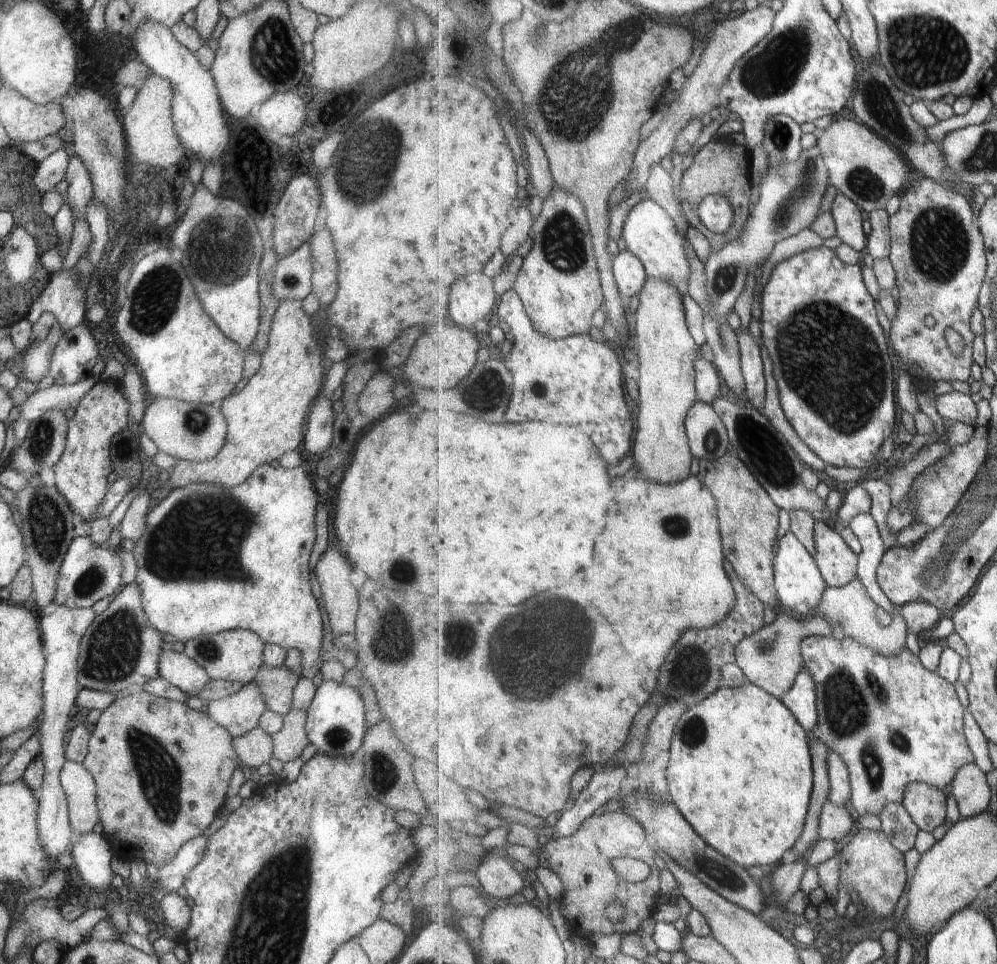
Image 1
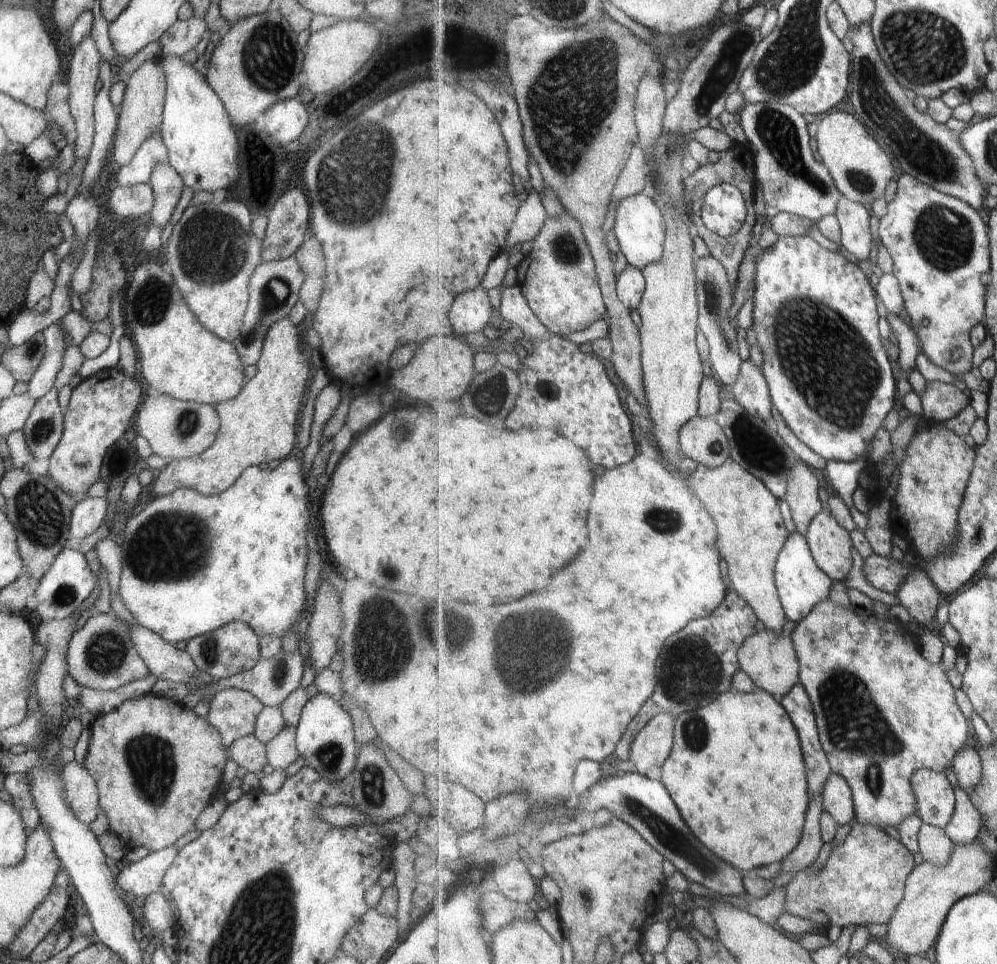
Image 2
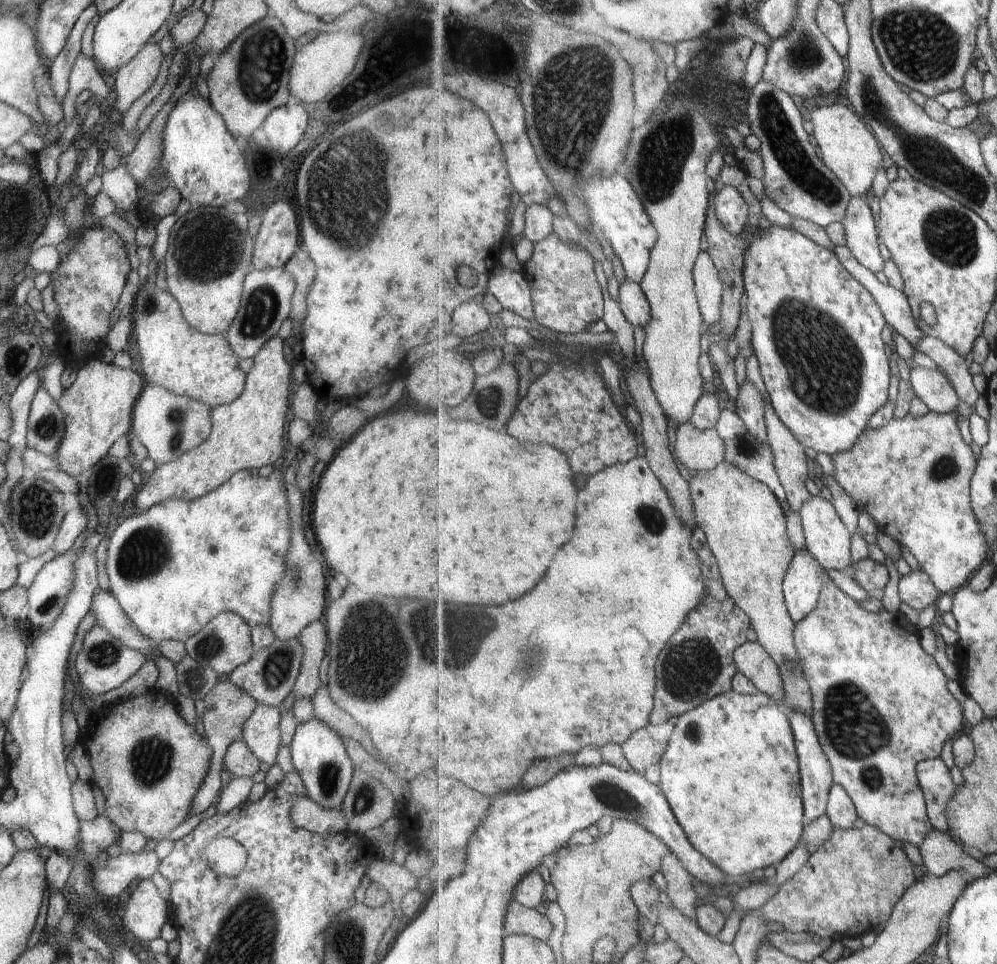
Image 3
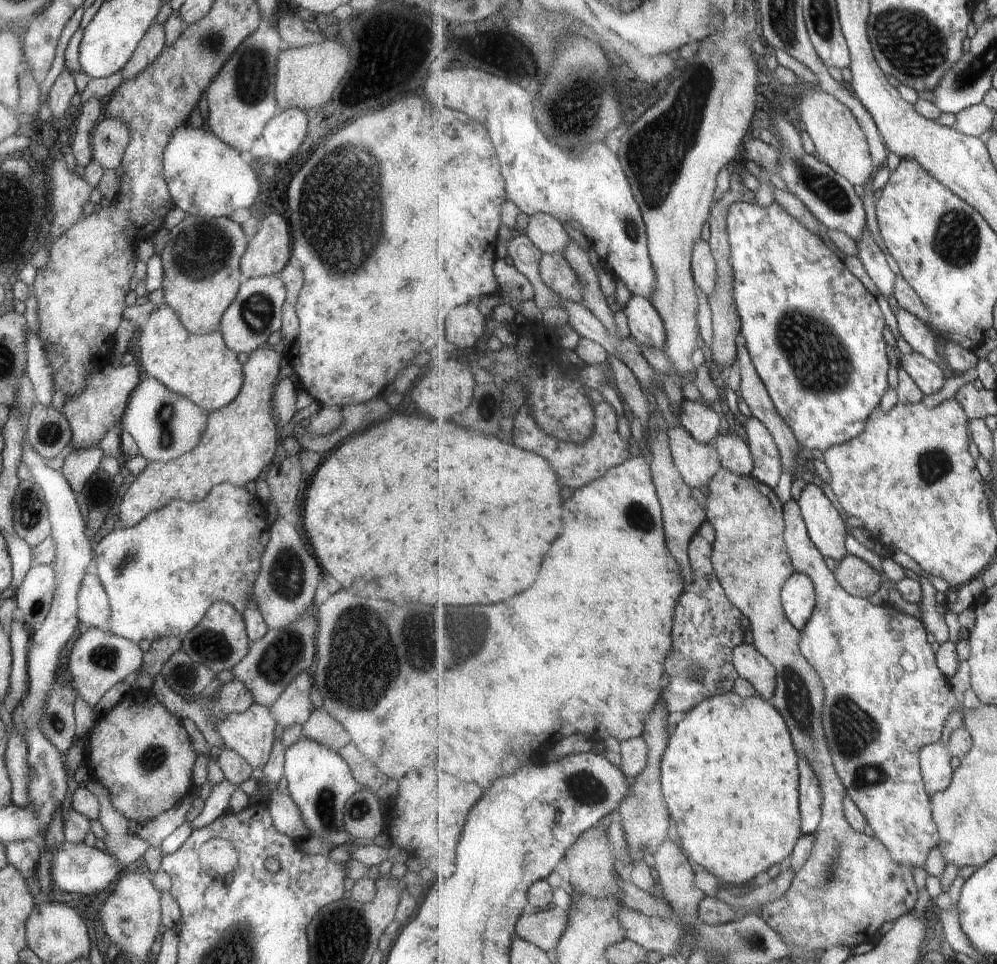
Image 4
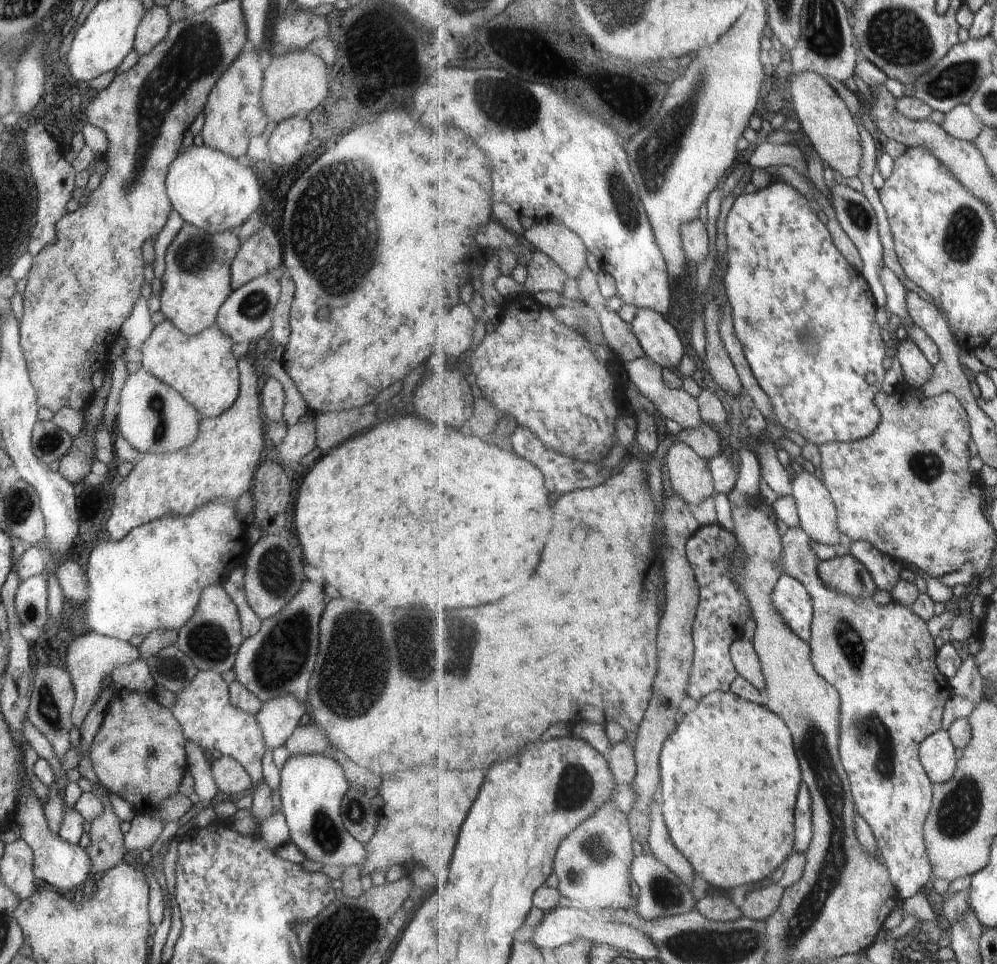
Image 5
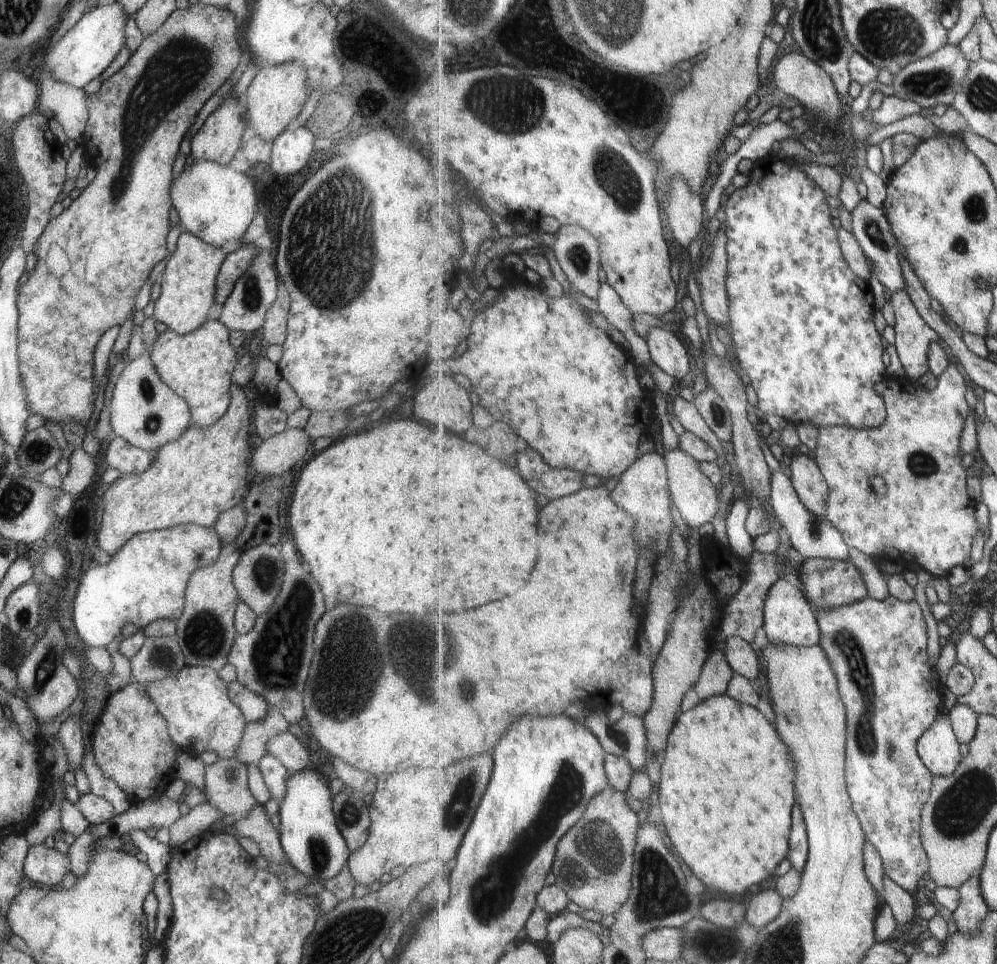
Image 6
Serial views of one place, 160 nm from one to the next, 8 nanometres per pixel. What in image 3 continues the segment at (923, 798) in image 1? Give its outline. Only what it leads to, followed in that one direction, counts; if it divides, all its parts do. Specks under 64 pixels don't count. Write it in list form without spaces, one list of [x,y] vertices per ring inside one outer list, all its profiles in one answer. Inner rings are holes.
[[[939,757],[921,761],[917,765],[916,773],[924,790],[929,818],[934,828],[949,833],[951,828],[948,806],[956,796],[956,782],[953,780],[952,771]]]

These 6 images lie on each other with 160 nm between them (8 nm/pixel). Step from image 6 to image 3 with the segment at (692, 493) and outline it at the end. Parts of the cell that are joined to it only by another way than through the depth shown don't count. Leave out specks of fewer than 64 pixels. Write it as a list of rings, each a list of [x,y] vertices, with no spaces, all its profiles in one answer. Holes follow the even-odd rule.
[[[691,422],[677,427],[674,450],[680,462],[696,472],[716,469],[726,460],[726,444],[717,429],[701,430]]]

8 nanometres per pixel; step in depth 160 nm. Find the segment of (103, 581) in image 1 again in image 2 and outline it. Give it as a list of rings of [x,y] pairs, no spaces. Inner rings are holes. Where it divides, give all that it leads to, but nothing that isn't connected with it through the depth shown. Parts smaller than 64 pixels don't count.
[[[64,547],[51,562],[45,574],[34,582],[34,596],[37,606],[34,610],[42,621],[62,619],[69,616],[89,596],[98,590],[96,575],[91,572],[83,554],[76,549]]]

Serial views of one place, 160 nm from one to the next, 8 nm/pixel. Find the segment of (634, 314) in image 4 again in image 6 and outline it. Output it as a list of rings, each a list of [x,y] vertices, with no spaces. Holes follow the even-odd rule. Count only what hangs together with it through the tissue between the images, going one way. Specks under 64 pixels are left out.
[[[651,327],[648,347],[653,362],[665,373],[675,379],[685,378],[691,370],[691,356],[681,344],[676,332],[665,327]]]

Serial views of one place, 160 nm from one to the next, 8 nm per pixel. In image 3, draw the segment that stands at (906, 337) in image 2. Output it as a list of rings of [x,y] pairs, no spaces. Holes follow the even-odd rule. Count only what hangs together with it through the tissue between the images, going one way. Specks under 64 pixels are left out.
[[[921,337],[912,345],[917,352],[923,352],[936,363],[937,368],[944,372],[956,388],[960,399],[974,408],[981,395],[973,384],[973,375],[969,372],[970,356],[961,356],[957,349],[935,337]]]

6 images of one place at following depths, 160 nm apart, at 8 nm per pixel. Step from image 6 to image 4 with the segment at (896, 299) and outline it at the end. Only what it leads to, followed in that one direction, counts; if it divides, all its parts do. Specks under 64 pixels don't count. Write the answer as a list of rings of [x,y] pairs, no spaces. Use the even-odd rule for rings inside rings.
[[[869,229],[867,232],[863,232],[861,240],[857,241],[857,247],[859,248],[858,258],[863,262],[869,277],[881,290],[881,294],[887,299],[893,297],[895,282],[897,282],[896,275],[891,270],[881,248],[873,240],[873,234]],[[913,351],[903,354],[898,364],[915,380],[923,395],[937,394],[943,388],[946,379],[942,368],[925,356]]]

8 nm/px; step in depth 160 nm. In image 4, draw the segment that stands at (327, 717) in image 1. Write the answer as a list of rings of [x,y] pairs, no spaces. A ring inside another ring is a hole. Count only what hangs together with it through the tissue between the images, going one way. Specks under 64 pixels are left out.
[[[299,737],[295,744],[291,744],[287,750],[284,750],[283,768],[283,776],[287,782],[287,794],[293,800],[293,804],[297,806],[303,826],[309,830],[311,837],[322,838],[323,842],[327,841],[333,846],[332,848],[346,846],[349,860],[357,860],[363,866],[377,866],[381,860],[385,860],[387,856],[385,846],[381,846],[379,842],[356,846],[353,838],[343,828],[344,802],[362,786],[355,782],[349,766],[337,754],[337,751],[325,748],[313,740]]]

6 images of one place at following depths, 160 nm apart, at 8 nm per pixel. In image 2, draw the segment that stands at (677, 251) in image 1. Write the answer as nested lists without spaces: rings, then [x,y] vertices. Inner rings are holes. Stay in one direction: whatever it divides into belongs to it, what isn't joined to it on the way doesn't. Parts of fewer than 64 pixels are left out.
[[[648,192],[624,198],[619,202],[613,229],[627,264],[644,271],[649,265],[659,262],[664,256],[668,224],[660,206]]]

